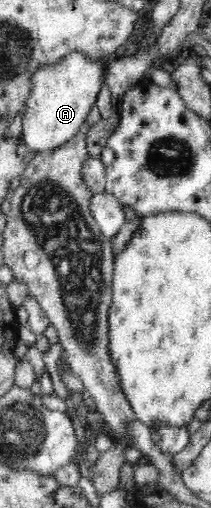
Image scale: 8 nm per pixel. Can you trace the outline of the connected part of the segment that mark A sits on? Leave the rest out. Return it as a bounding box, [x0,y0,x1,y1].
[21,55,104,155]

